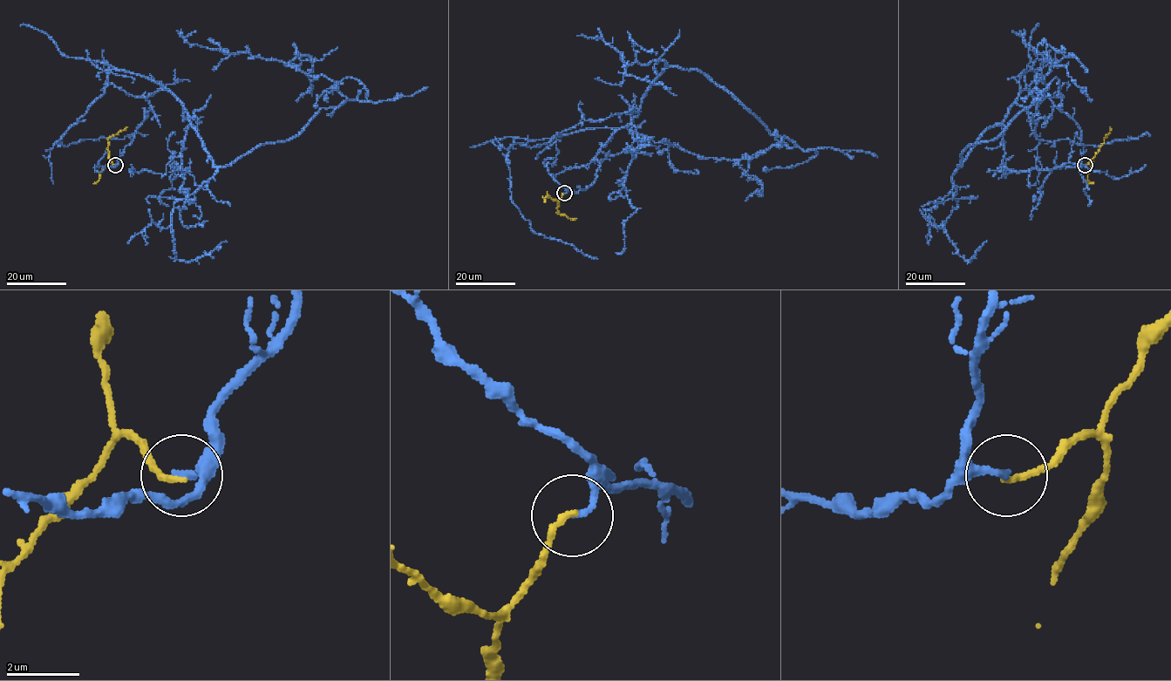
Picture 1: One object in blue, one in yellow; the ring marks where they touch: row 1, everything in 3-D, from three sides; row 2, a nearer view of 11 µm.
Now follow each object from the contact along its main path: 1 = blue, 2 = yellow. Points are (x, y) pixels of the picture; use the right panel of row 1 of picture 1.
1: (1085, 165), (1078, 125), (1024, 90), (958, 166), (1038, 95), (1051, 61), (1039, 43), (1060, 44)
2: (1085, 165), (1099, 151), (1110, 126)

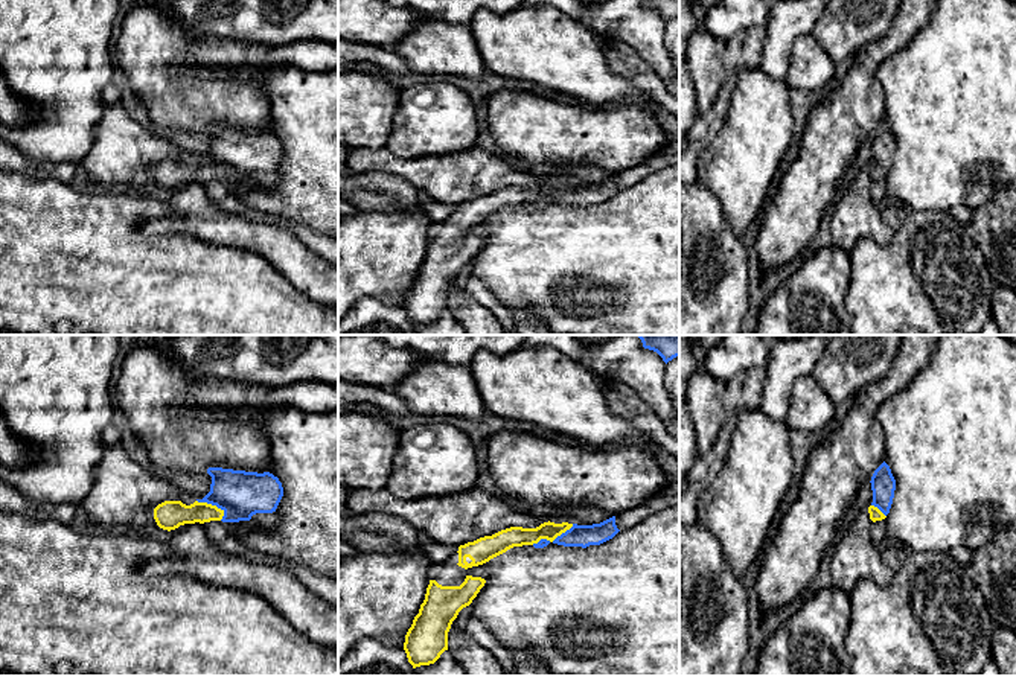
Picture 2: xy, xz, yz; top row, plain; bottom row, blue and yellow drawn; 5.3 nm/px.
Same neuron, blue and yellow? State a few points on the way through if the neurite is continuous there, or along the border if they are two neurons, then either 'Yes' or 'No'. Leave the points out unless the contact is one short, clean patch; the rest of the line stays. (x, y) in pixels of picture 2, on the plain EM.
Yes

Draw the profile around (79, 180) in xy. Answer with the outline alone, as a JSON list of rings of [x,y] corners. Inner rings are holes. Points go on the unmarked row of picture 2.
[[[82,163],[76,164],[76,172],[75,172],[75,177],[73,177],[70,186],[84,193],[94,193],[94,192],[101,190],[97,186],[87,184],[87,171]]]

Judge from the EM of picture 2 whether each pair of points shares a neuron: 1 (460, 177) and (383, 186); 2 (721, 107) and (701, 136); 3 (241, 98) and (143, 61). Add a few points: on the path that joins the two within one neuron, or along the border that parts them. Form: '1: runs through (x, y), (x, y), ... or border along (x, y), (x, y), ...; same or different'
1: border along (377, 171), (405, 178), (416, 189); different
2: runs through (716, 114), (706, 128); same
3: runs through (217, 98), (178, 96), (168, 86); same

